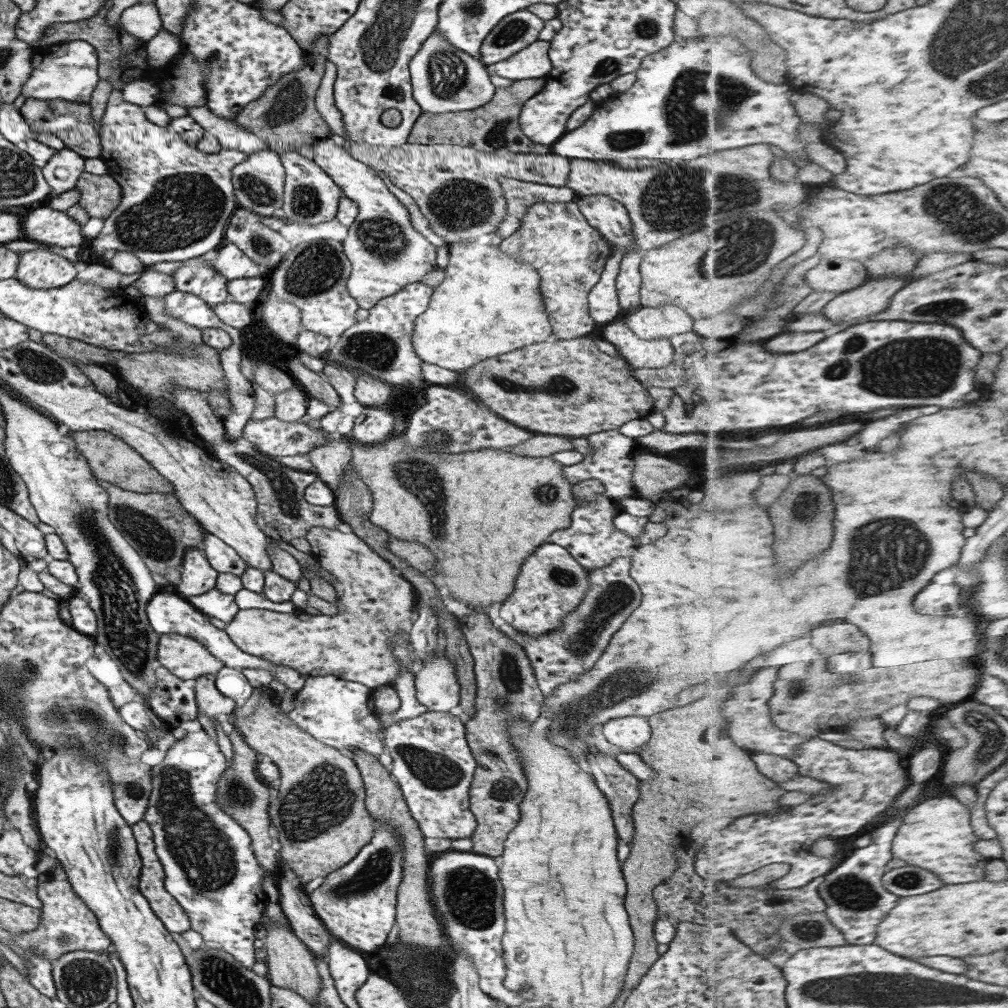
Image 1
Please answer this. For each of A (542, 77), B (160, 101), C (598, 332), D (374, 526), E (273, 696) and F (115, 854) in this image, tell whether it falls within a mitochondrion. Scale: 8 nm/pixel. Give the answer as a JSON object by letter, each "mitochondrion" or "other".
{"A":"other","B":"other","C":"other","D":"other","E":"other","F":"mitochondrion"}

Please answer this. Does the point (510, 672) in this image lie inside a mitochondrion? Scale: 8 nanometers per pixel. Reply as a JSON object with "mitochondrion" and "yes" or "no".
{"mitochondrion":"yes"}

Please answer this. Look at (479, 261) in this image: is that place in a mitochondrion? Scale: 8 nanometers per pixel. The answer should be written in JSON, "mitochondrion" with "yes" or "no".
{"mitochondrion":"no"}

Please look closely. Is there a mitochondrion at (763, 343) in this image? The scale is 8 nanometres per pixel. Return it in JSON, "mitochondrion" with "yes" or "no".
{"mitochondrion":"no"}

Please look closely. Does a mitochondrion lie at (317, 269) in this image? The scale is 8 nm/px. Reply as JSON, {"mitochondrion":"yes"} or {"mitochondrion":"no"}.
{"mitochondrion":"yes"}

